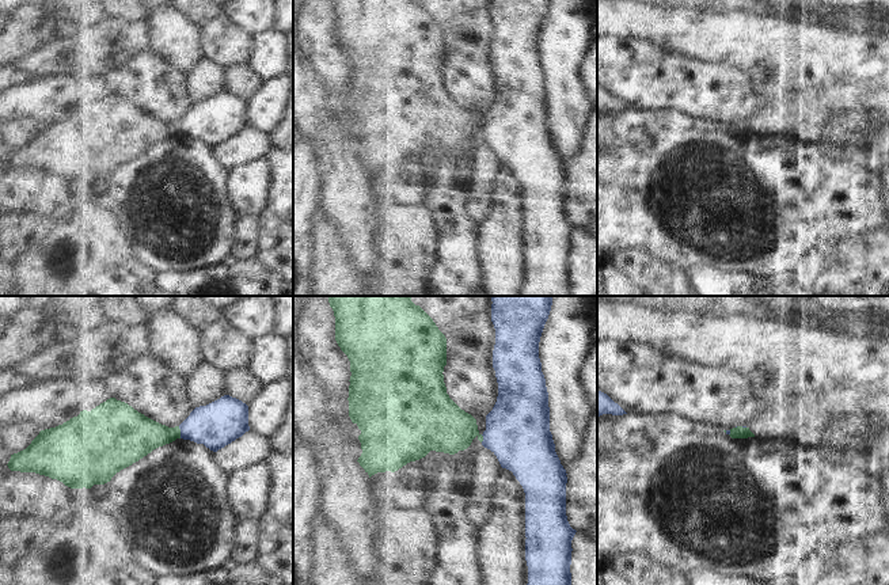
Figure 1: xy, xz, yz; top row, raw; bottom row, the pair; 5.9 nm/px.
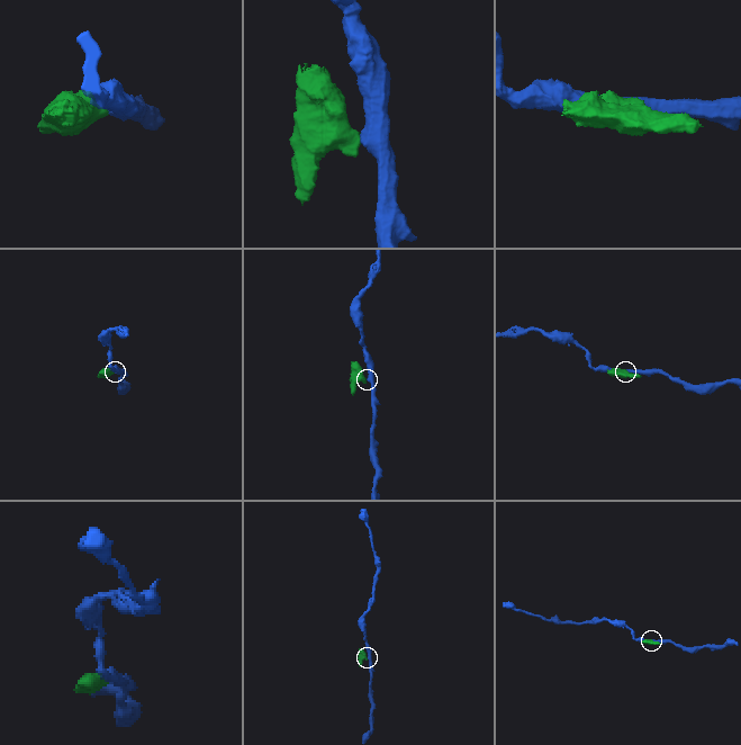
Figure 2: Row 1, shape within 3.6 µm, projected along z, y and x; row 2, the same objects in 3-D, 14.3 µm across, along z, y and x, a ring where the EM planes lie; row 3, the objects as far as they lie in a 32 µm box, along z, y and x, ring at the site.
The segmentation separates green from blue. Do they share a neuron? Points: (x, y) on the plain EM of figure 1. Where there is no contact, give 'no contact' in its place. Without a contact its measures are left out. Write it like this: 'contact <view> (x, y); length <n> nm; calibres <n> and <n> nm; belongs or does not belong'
contact xy (179, 128); length 70 nm; calibres 240 and 260 nm; does not belong

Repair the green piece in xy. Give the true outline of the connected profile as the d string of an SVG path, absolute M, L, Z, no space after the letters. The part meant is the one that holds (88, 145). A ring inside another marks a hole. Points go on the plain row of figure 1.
M110 94L62 121L41 126L26 145L11 151L7 162L57 175L71 185L91 185L176 134L179 122L162 121Z

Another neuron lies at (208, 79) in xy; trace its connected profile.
M204 58L187 76L194 103L206 102L227 91L227 69L209 58Z

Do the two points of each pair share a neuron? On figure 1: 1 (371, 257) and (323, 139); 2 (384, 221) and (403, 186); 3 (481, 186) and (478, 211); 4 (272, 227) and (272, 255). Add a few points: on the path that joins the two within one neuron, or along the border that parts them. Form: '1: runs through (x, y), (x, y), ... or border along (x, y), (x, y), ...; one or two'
1: runs through (363, 227), (346, 200), (345, 182), (339, 168); one
2: border along (371, 183), (371, 192), (380, 202), (399, 208); two
3: runs through (481, 192), (481, 205); one
4: runs through (272, 234), (272, 249); one

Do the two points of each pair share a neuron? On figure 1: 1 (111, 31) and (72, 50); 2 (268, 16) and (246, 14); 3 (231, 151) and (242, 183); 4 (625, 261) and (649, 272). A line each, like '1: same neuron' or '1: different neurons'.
1: same neuron
2: same neuron
3: different neurons
4: same neuron

